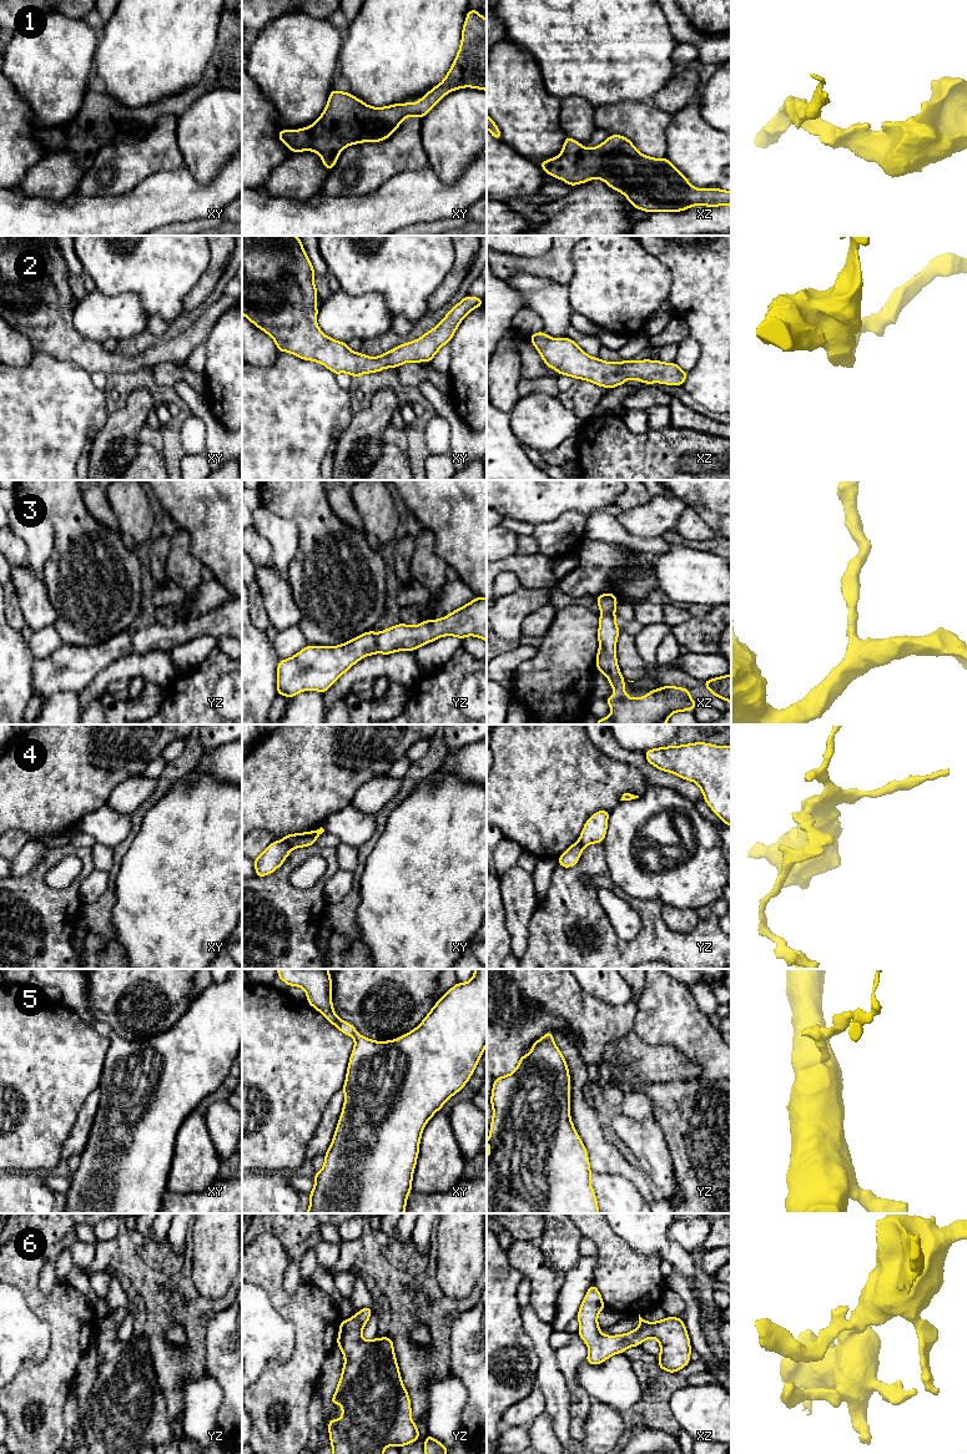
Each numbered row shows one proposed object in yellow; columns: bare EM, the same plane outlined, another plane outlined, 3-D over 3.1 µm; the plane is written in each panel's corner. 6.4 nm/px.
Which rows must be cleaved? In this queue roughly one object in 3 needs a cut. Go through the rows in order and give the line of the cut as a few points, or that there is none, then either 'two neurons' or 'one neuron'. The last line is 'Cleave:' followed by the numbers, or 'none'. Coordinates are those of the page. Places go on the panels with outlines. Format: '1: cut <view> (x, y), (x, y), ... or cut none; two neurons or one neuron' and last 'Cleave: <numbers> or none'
1: cut none; one neuron
2: cut none; one neuron
3: cut none; one neuron
4: cut xy (282, 839), (293, 848); two neurons
5: cut none; one neuron
6: cut none; one neuron
Cleave: 4

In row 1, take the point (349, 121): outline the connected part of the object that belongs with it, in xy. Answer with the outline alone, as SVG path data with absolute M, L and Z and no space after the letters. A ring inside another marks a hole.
M475 9L465 16L460 46L444 80L419 101L372 107L349 92L332 89L324 111L312 126L284 128L277 137L292 153L318 153L323 166L332 170L347 146L384 141L406 117L422 120L447 94L464 87L487 91L487 19Z

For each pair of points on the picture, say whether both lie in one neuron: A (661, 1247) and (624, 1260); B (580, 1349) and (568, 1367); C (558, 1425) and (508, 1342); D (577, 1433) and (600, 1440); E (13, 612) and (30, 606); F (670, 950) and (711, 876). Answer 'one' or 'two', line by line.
A: two
B: one
C: two
D: two
E: two
F: two

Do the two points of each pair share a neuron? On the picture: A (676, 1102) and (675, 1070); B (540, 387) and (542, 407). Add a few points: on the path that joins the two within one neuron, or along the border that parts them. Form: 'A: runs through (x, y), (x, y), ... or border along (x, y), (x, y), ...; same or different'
A: border along (684, 1081), (646, 1084); different
B: border along (555, 395), (529, 393), (520, 398); different

